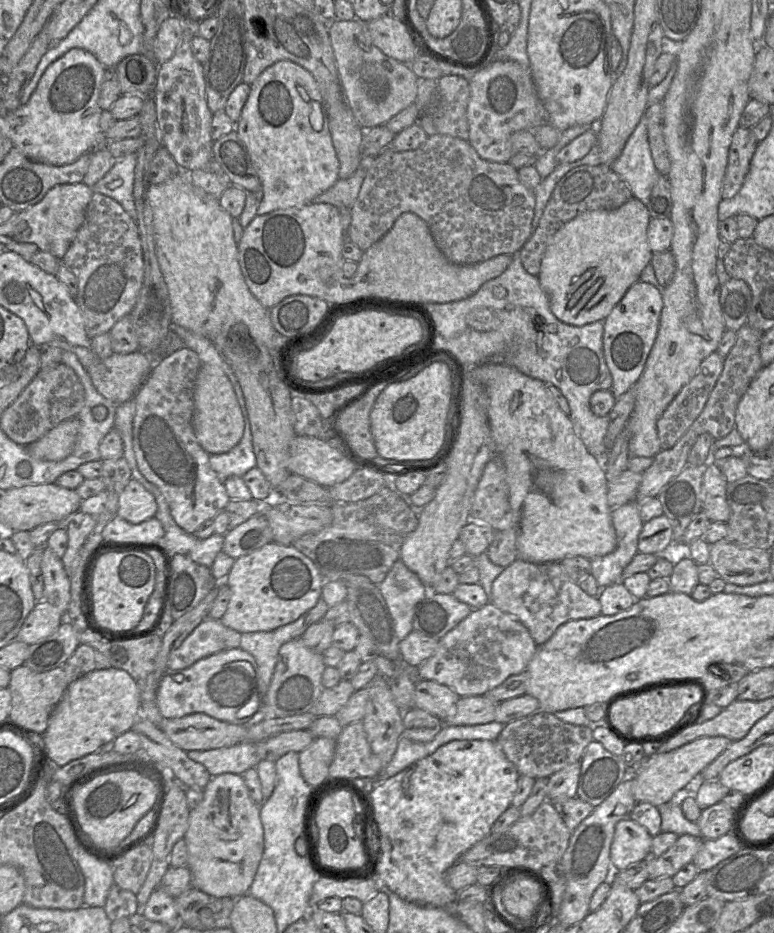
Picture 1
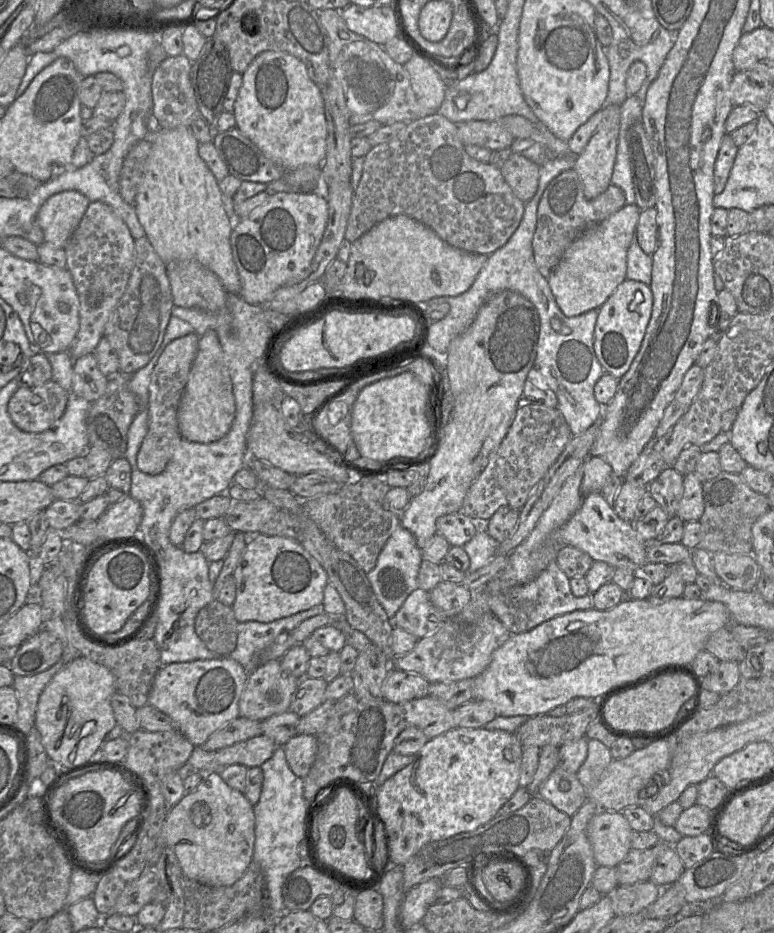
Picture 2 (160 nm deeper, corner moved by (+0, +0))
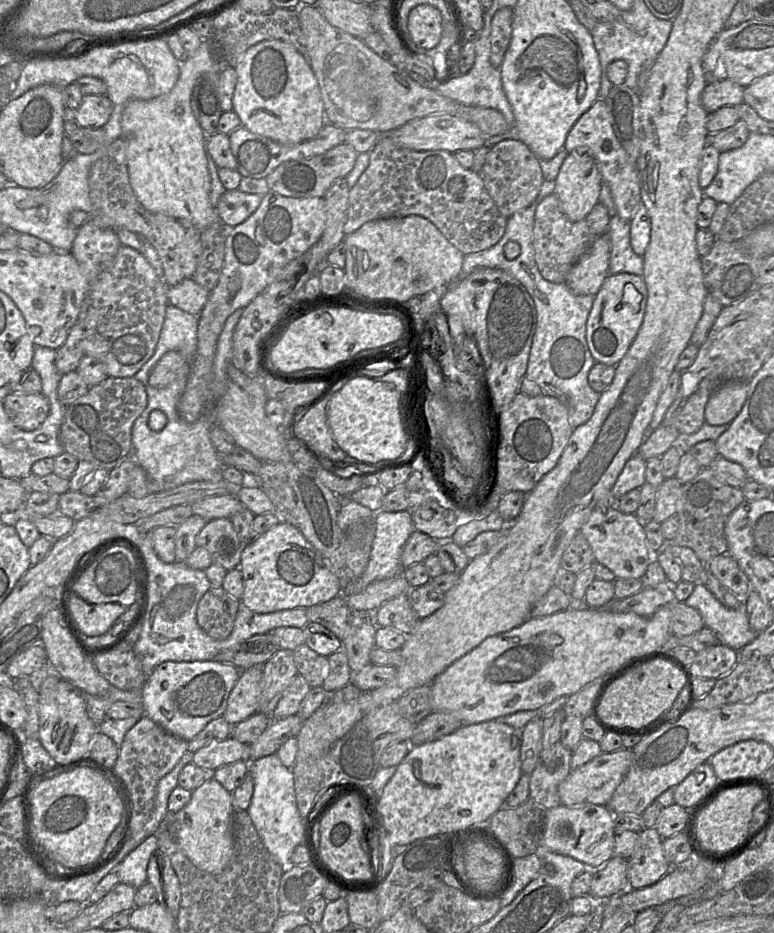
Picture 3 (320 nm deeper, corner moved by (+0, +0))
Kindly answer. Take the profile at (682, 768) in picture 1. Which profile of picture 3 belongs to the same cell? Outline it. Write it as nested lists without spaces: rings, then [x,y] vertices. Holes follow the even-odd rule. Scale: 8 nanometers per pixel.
[[[622,748],[614,752],[603,752],[576,770],[571,770],[567,778],[558,786],[561,805],[570,807],[585,806],[587,804],[606,806],[616,788],[624,779],[632,761],[632,749]]]

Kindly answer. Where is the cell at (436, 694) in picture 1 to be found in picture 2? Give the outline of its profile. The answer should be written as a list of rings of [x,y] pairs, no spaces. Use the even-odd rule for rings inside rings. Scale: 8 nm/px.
[[[390,667],[381,691],[385,700],[402,703],[427,696],[429,685],[429,681],[417,673]]]

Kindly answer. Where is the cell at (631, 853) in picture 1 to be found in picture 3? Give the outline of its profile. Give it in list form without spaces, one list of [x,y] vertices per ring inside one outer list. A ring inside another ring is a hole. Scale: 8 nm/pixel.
[[[587,804],[570,807],[560,805],[546,810],[544,831],[540,837],[542,850],[570,856],[598,869],[613,858],[615,837],[615,814],[607,806]]]

